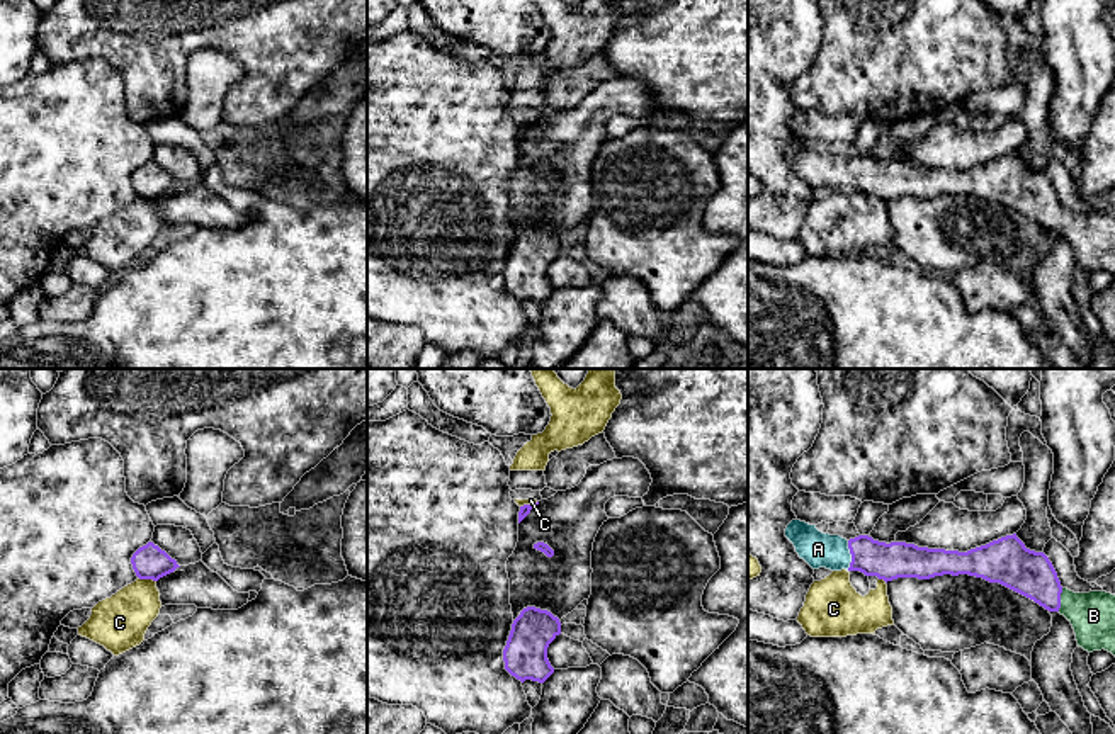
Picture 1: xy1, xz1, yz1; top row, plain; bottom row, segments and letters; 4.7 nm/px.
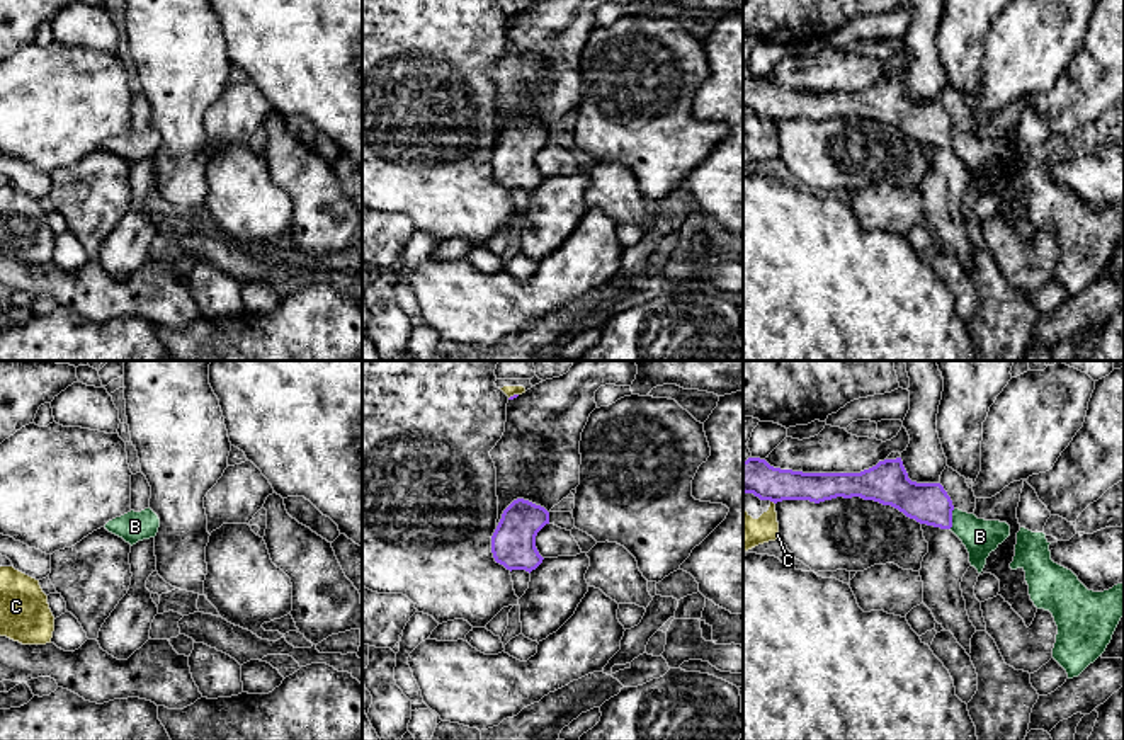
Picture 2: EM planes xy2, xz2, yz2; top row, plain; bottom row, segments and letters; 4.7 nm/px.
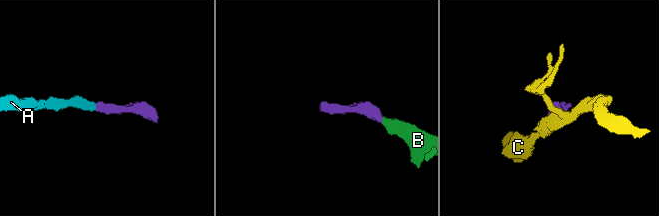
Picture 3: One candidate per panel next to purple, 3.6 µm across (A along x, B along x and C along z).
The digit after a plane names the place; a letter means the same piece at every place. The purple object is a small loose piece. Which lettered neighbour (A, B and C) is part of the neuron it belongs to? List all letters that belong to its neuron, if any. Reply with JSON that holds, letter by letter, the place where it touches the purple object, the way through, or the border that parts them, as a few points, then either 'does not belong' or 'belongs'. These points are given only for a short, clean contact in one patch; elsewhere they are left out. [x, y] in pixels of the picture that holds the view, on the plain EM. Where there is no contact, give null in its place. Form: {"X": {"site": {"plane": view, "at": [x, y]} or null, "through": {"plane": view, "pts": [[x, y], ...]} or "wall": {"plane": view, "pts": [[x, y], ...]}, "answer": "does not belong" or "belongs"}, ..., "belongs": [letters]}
{"A": {"site": {"plane": "yz1", "at": [852, 175]}, "through": {"plane": "yz1", "pts": [[898, 179], [852, 175], [818, 169]]}, "answer": "belongs"}, "B": {"site": {"plane": "yz1", "at": [1059, 220]}, "through": {"plane": "yz1", "pts": [[1029, 192], [1059, 220], [1092, 235]]}, "answer": "belongs"}, "C": {"site": {"plane": "xy1", "at": [147, 197]}, "wall": {"plane": "xy1", "pts": [[138, 196], [155, 201]]}, "answer": "does not belong"}, "belongs": ["A", "B"]}

